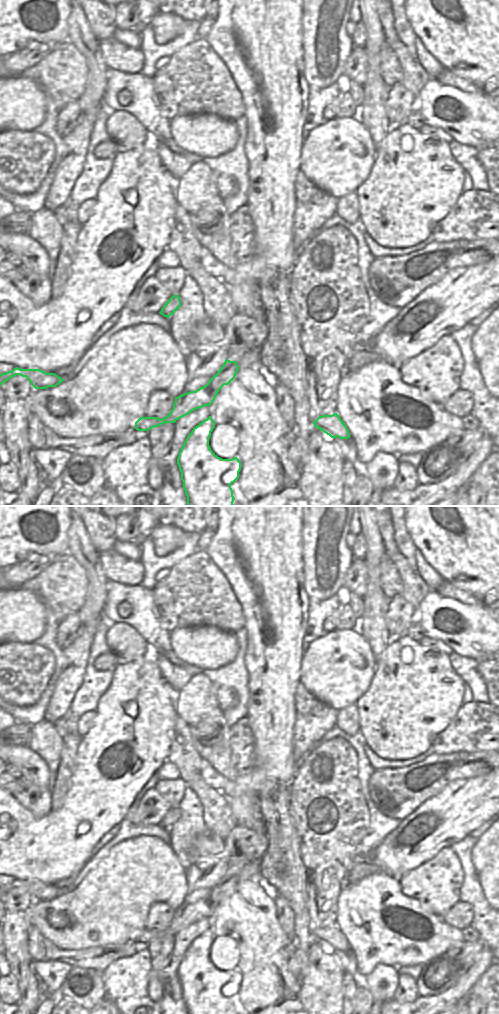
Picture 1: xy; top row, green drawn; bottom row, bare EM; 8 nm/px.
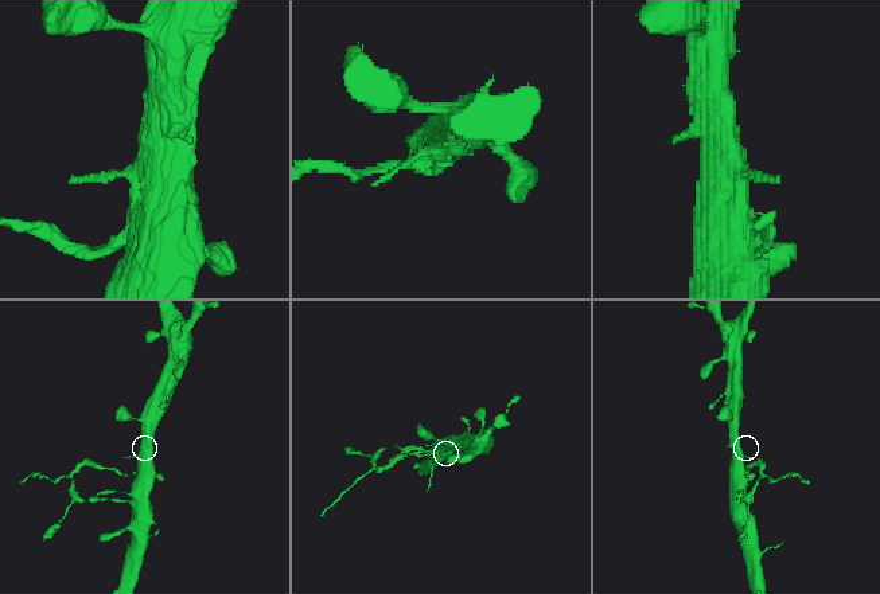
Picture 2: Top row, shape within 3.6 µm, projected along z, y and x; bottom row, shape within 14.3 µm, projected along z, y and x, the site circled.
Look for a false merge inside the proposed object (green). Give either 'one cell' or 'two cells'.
two cells

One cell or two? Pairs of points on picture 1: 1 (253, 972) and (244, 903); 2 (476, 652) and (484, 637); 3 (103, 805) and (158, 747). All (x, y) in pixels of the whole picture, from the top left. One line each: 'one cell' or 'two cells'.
1: one cell
2: one cell
3: one cell

